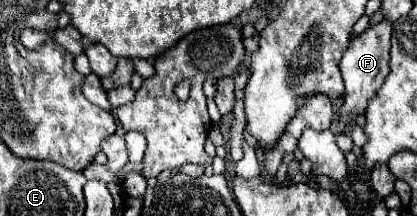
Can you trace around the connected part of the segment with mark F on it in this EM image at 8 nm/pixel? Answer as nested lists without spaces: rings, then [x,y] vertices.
[[[384,17],[376,23],[372,23],[364,33],[352,37],[342,61],[340,71],[346,85],[344,103],[340,107],[340,119],[342,121],[354,121],[356,115],[362,115],[366,111],[368,101],[378,93],[380,85],[384,83],[384,77],[388,75],[388,51],[390,51],[390,35],[392,35],[392,21],[384,21]]]

